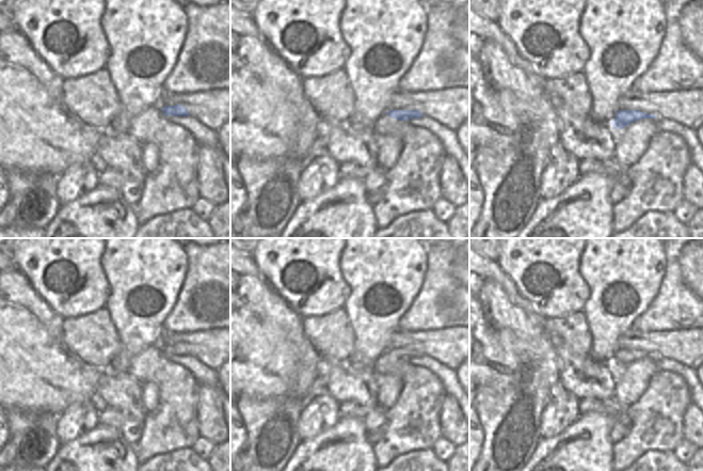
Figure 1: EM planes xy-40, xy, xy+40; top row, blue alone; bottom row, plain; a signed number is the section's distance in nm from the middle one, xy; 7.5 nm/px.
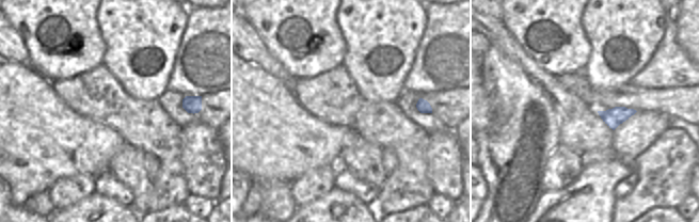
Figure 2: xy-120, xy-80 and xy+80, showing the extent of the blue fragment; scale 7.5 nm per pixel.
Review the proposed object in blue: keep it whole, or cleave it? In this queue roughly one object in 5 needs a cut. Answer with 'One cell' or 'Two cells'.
One cell

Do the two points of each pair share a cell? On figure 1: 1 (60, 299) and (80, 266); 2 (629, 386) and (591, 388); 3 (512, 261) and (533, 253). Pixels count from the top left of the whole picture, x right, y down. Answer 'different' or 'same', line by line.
1: same
2: different
3: same

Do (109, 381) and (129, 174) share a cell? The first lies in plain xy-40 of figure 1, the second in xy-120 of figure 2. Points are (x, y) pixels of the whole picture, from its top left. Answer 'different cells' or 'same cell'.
same cell

